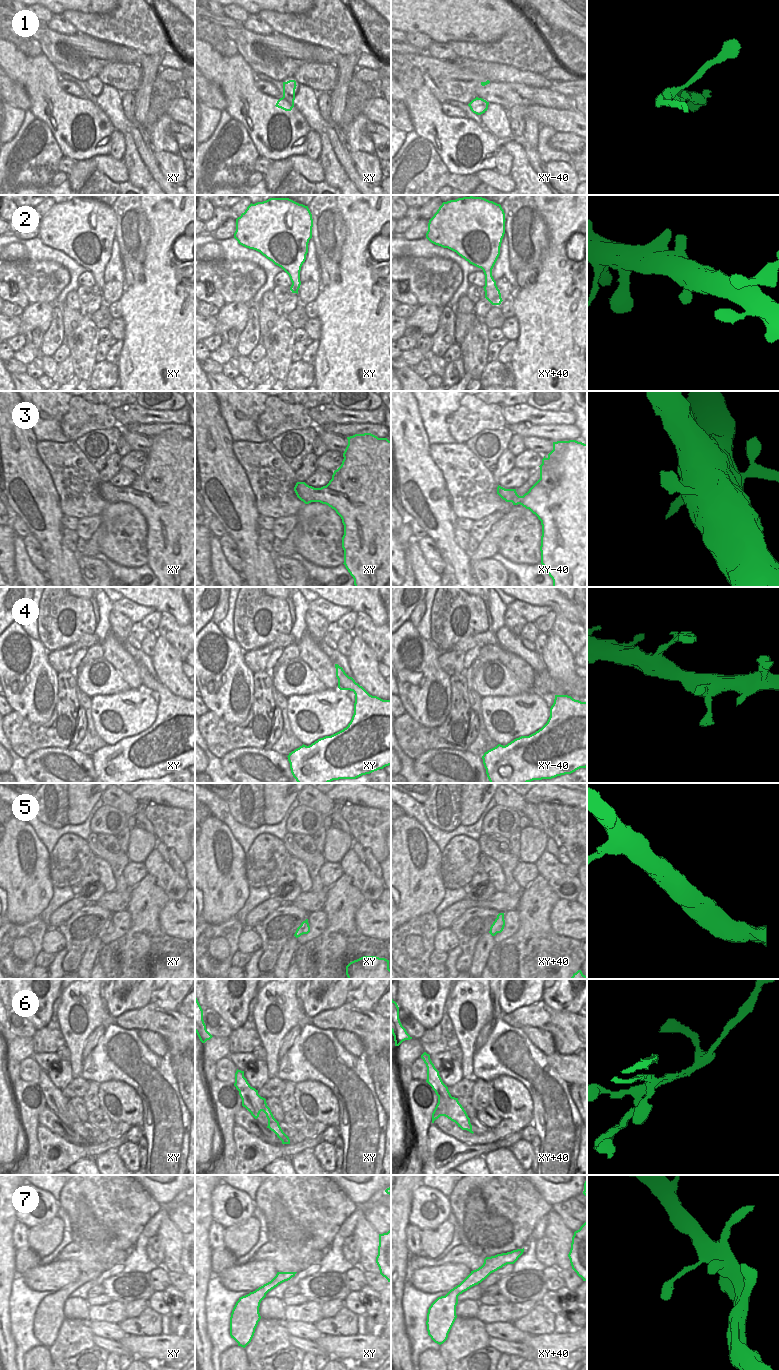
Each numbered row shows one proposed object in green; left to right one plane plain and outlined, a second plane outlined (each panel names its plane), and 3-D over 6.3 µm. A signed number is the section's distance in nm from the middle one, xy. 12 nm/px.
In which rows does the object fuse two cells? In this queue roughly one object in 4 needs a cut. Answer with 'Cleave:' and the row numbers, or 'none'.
Cleave: 6

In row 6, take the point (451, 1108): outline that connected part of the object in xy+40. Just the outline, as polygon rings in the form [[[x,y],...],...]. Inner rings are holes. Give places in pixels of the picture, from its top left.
[[[438,1098],[438,1103],[432,1113],[432,1123],[440,1116],[445,1116],[455,1122],[462,1130],[467,1130],[472,1134],[474,1133],[472,1131],[470,1118],[459,1103],[458,1098]]]

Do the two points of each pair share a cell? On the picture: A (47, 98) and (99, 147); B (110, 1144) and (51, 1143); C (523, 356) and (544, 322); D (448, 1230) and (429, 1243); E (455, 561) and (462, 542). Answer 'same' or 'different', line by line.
A: same
B: same
C: same
D: same
E: different

